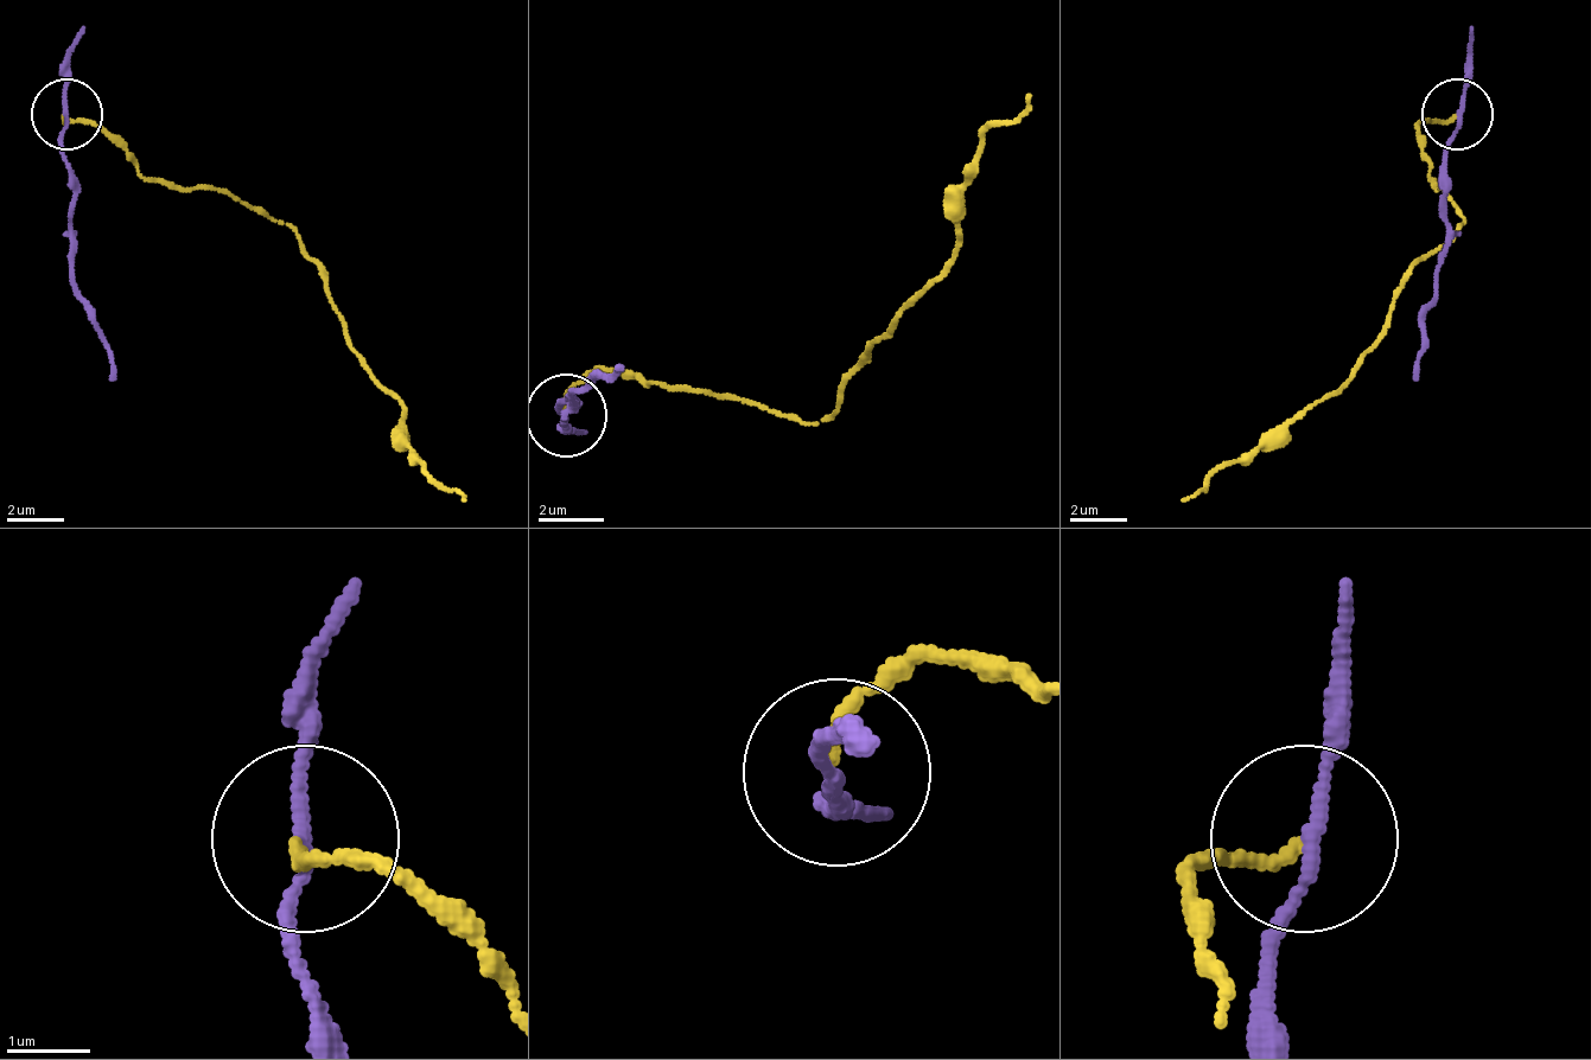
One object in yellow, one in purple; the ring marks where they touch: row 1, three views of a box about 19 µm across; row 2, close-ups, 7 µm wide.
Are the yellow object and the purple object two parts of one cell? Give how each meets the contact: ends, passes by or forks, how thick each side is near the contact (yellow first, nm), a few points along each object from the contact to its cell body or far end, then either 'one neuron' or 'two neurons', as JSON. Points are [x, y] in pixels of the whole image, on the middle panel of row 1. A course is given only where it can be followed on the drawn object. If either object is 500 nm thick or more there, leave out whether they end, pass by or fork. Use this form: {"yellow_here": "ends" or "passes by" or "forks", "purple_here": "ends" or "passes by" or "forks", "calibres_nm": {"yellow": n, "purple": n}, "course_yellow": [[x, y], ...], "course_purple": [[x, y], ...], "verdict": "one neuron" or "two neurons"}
{"yellow_here": "ends", "purple_here": "passes by", "calibres_nm": {"yellow": 140, "purple": 130}, "course_yellow": [[567, 409], [600, 368], [625, 368], [815, 426], [947, 269], [955, 186], [980, 136], [1030, 96]], "course_purple": [[567, 417], [559, 401], [576, 401], [567, 401], [625, 368]], "verdict": "two neurons"}

